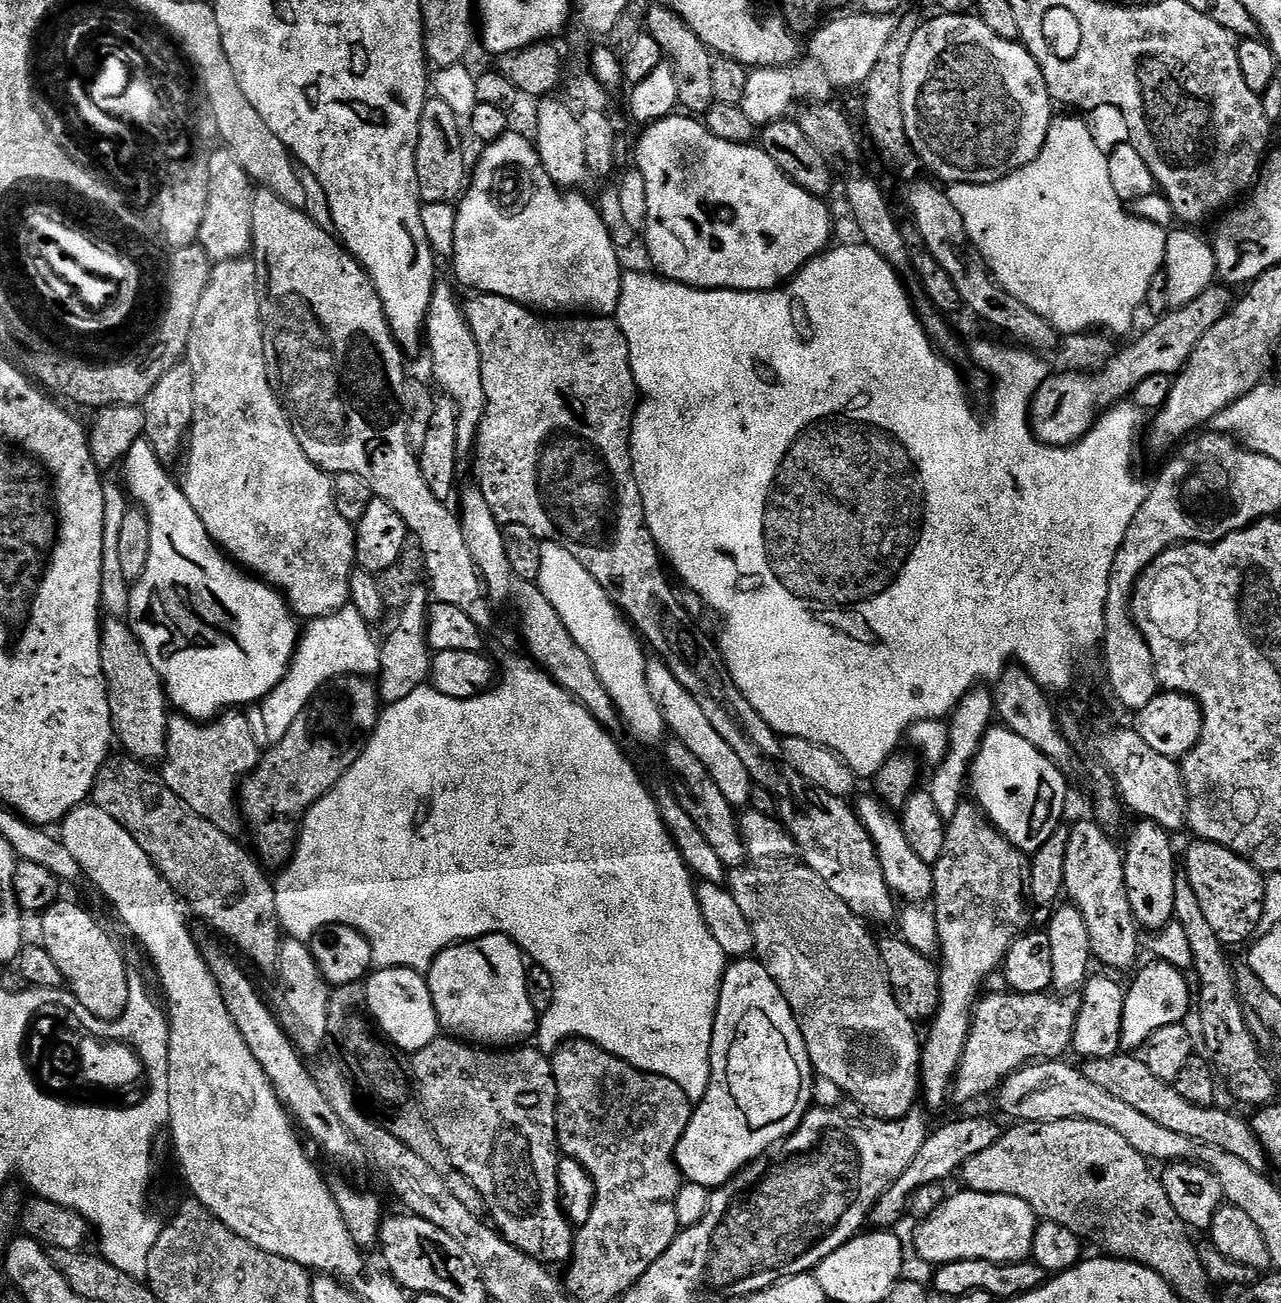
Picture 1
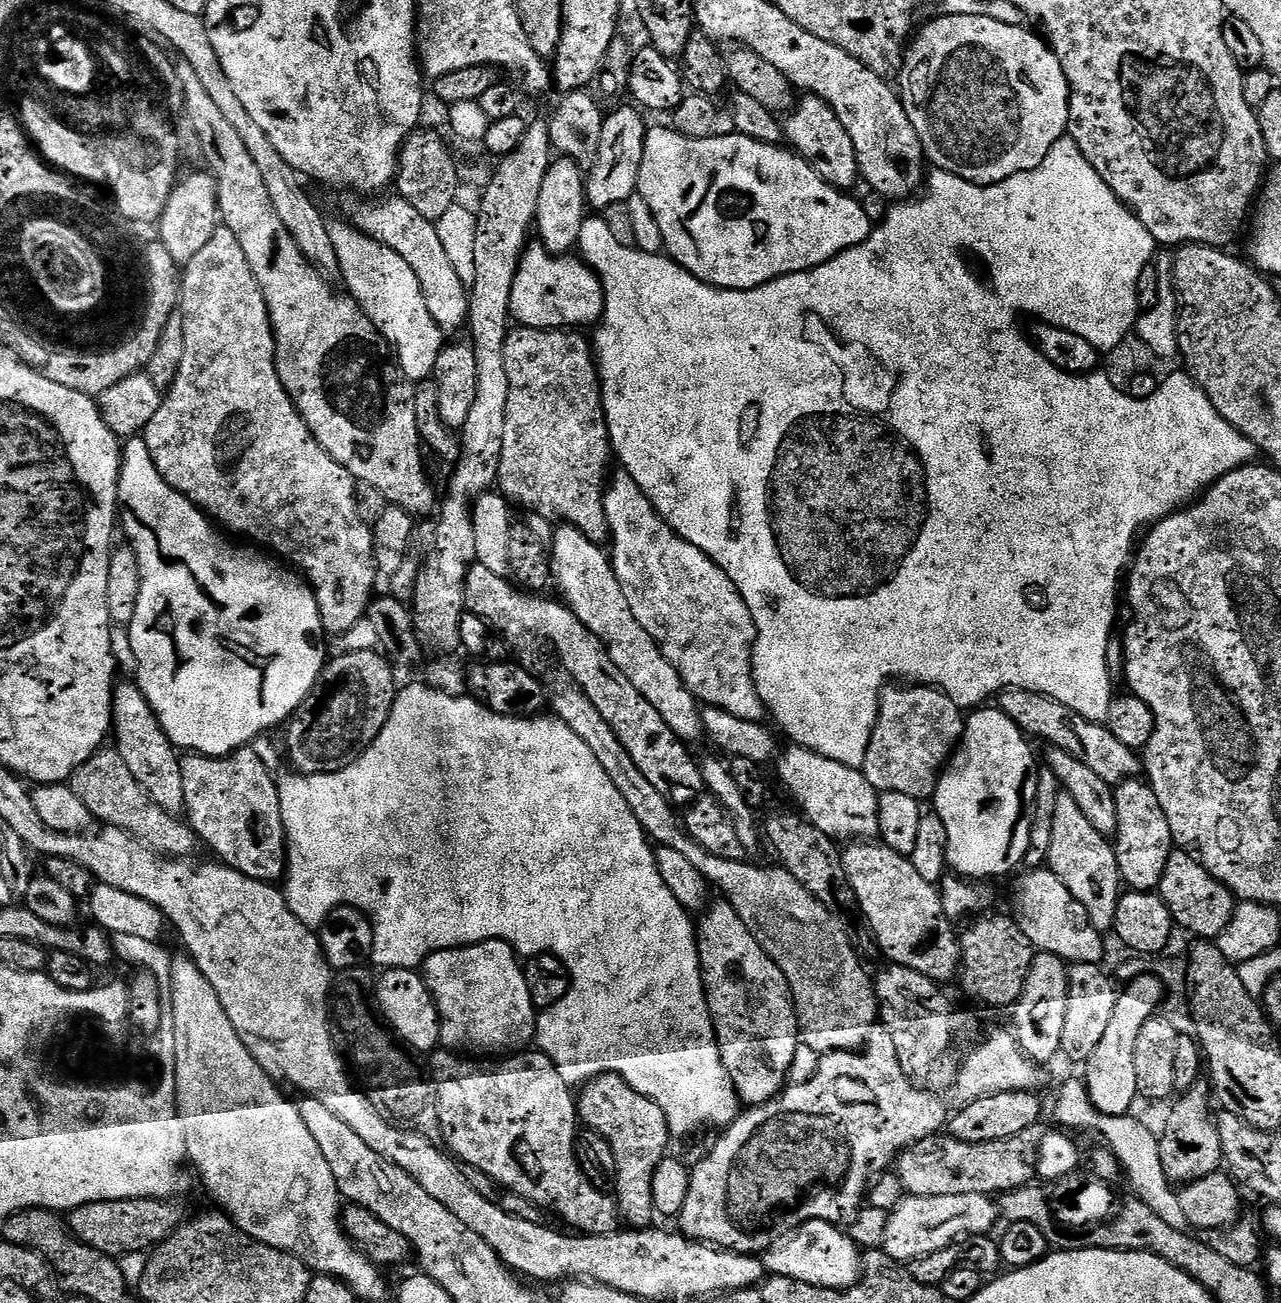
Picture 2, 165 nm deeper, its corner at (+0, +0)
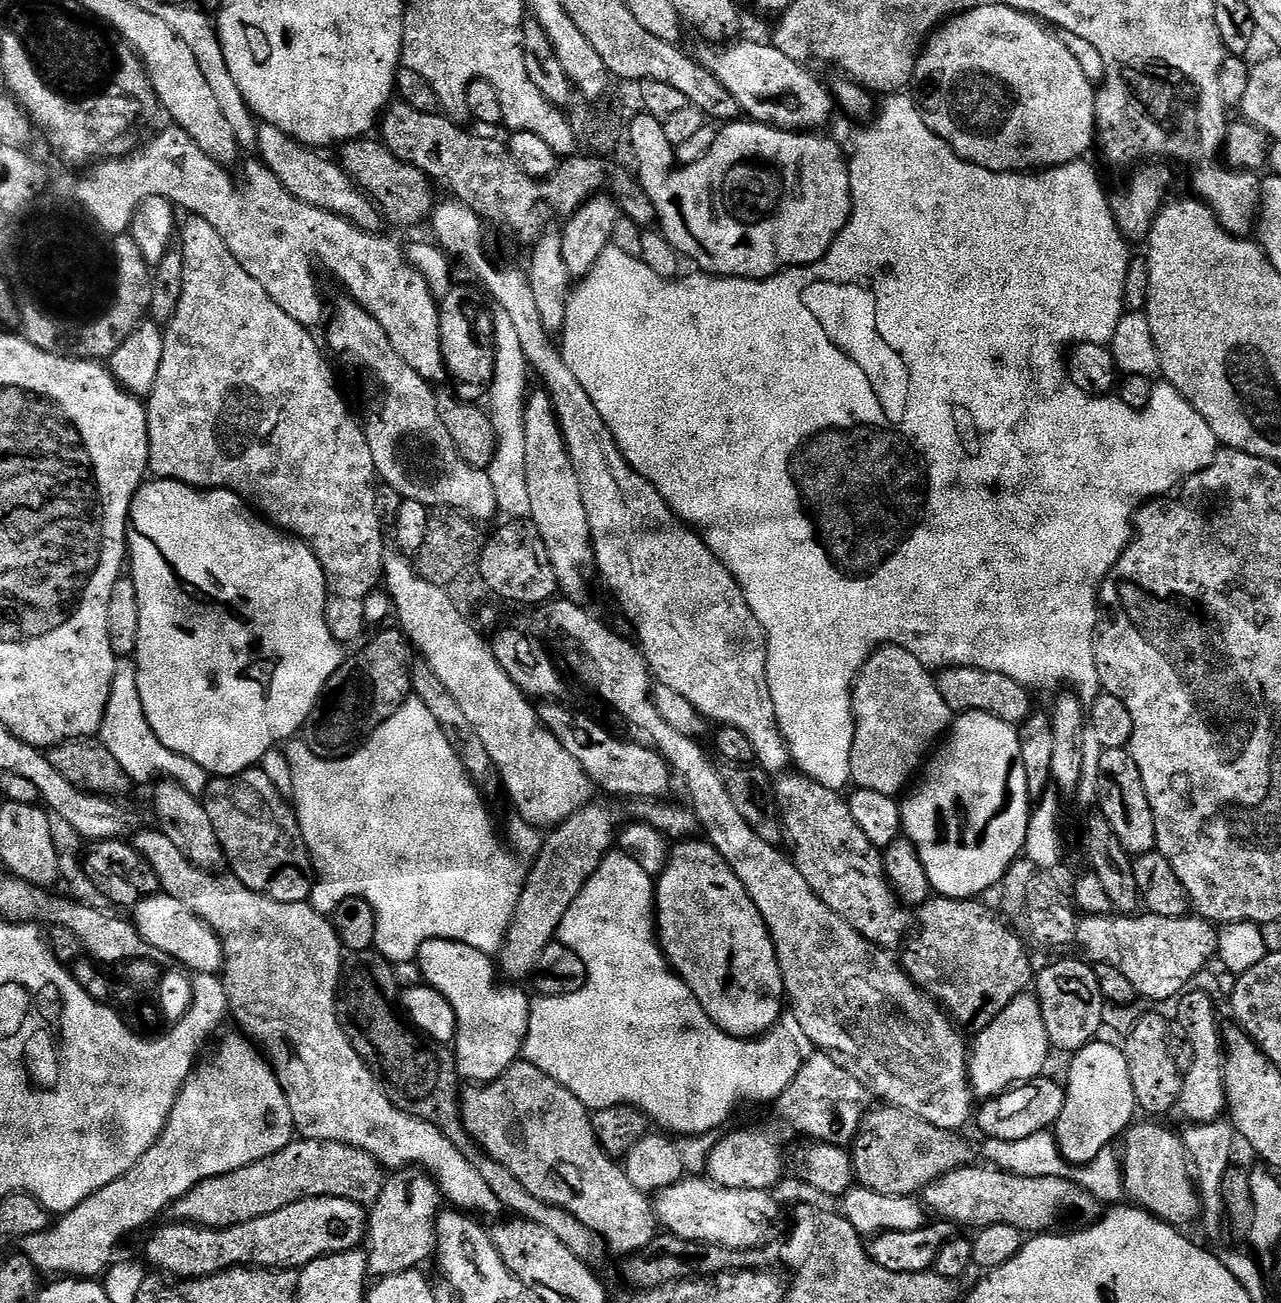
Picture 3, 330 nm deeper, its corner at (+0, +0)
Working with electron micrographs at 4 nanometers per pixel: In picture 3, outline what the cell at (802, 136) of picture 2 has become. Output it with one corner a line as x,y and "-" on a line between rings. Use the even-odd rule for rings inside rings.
744,40
741,44
728,42
723,46
704,46
698,60
704,69
738,102
741,113
757,124
783,128
785,132
820,130
834,112
834,100
827,87
823,88
807,71
805,65
786,58
771,42
759,44

